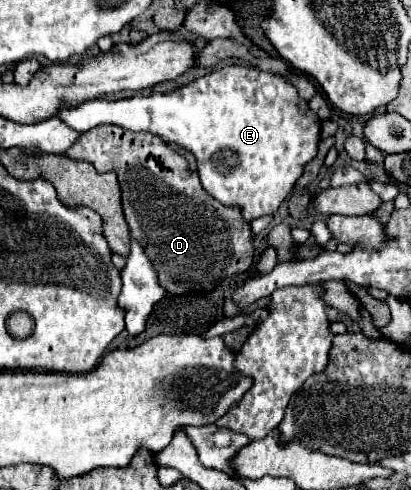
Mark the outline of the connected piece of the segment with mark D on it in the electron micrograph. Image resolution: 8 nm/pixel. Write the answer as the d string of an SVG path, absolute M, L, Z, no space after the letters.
M101 124L81 134L81 140L65 156L91 162L97 172L113 170L117 174L131 238L145 248L161 286L171 296L211 290L221 296L229 280L249 270L255 256L255 236L241 216L241 208L213 200L201 188L197 172L191 172L187 160L161 136Z

